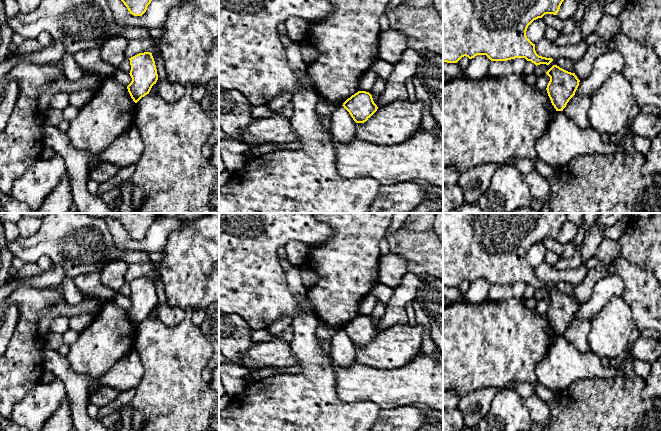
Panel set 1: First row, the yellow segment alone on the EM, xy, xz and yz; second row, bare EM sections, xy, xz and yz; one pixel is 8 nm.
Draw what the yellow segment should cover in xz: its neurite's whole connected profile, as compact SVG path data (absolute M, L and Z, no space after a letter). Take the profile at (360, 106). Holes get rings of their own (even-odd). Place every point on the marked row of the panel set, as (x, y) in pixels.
M358 91L342 105L356 123L366 122L378 109L372 95L366 91Z

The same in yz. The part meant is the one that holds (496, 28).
M443 0L443 62L457 63L462 57L469 59L486 55L491 61L525 58L536 66L549 65L553 59L539 56L526 36L528 26L545 14L557 15L564 0Z

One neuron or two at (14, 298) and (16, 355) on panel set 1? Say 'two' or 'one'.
one

